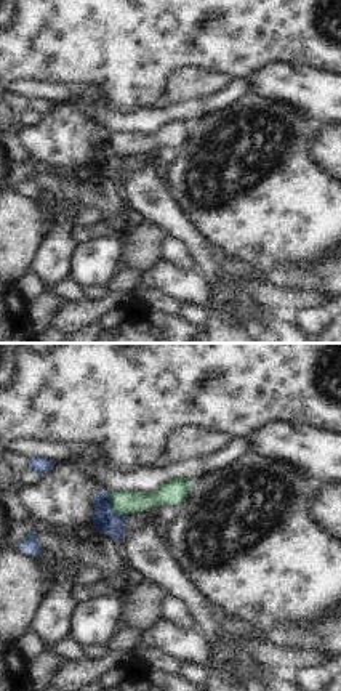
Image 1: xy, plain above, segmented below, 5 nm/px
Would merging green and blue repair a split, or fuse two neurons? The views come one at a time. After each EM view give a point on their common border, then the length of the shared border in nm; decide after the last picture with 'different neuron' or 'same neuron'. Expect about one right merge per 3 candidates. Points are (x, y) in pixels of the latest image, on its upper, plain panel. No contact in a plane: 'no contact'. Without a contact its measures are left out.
(114, 149) | 150 nm

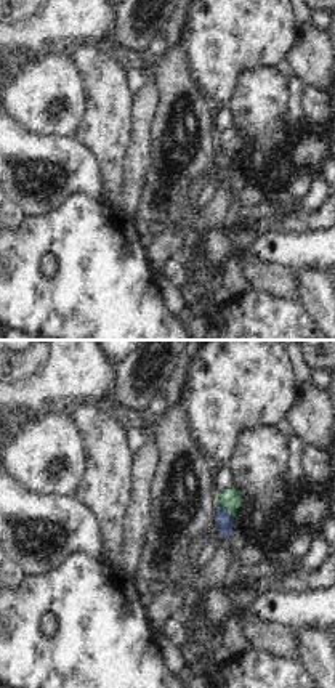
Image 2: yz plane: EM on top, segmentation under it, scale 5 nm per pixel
(226, 151) | 100 nm

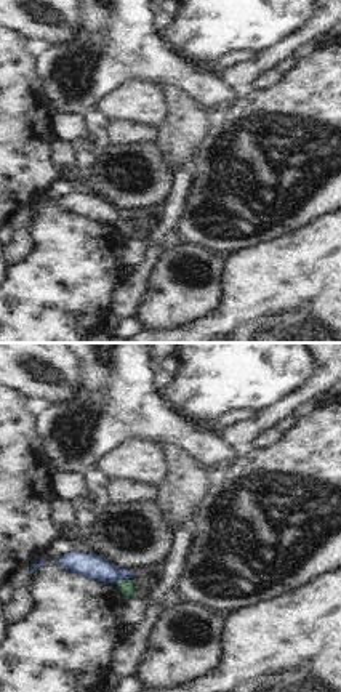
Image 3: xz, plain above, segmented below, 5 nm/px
(120, 221) | 70 nm

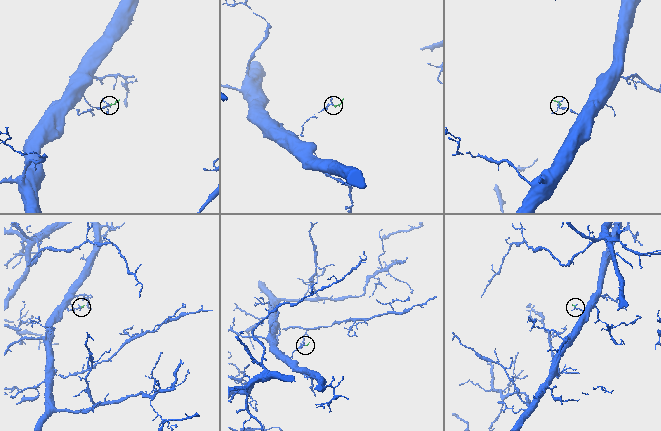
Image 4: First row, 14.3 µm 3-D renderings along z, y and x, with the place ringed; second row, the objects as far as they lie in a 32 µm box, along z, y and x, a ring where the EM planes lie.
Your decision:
different neuron

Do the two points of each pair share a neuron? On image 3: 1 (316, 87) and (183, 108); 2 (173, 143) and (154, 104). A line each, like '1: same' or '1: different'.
1: different
2: different

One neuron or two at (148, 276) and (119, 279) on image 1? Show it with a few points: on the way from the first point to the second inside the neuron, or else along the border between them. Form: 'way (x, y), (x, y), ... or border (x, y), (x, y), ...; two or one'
way (141, 278), (125, 279); one

